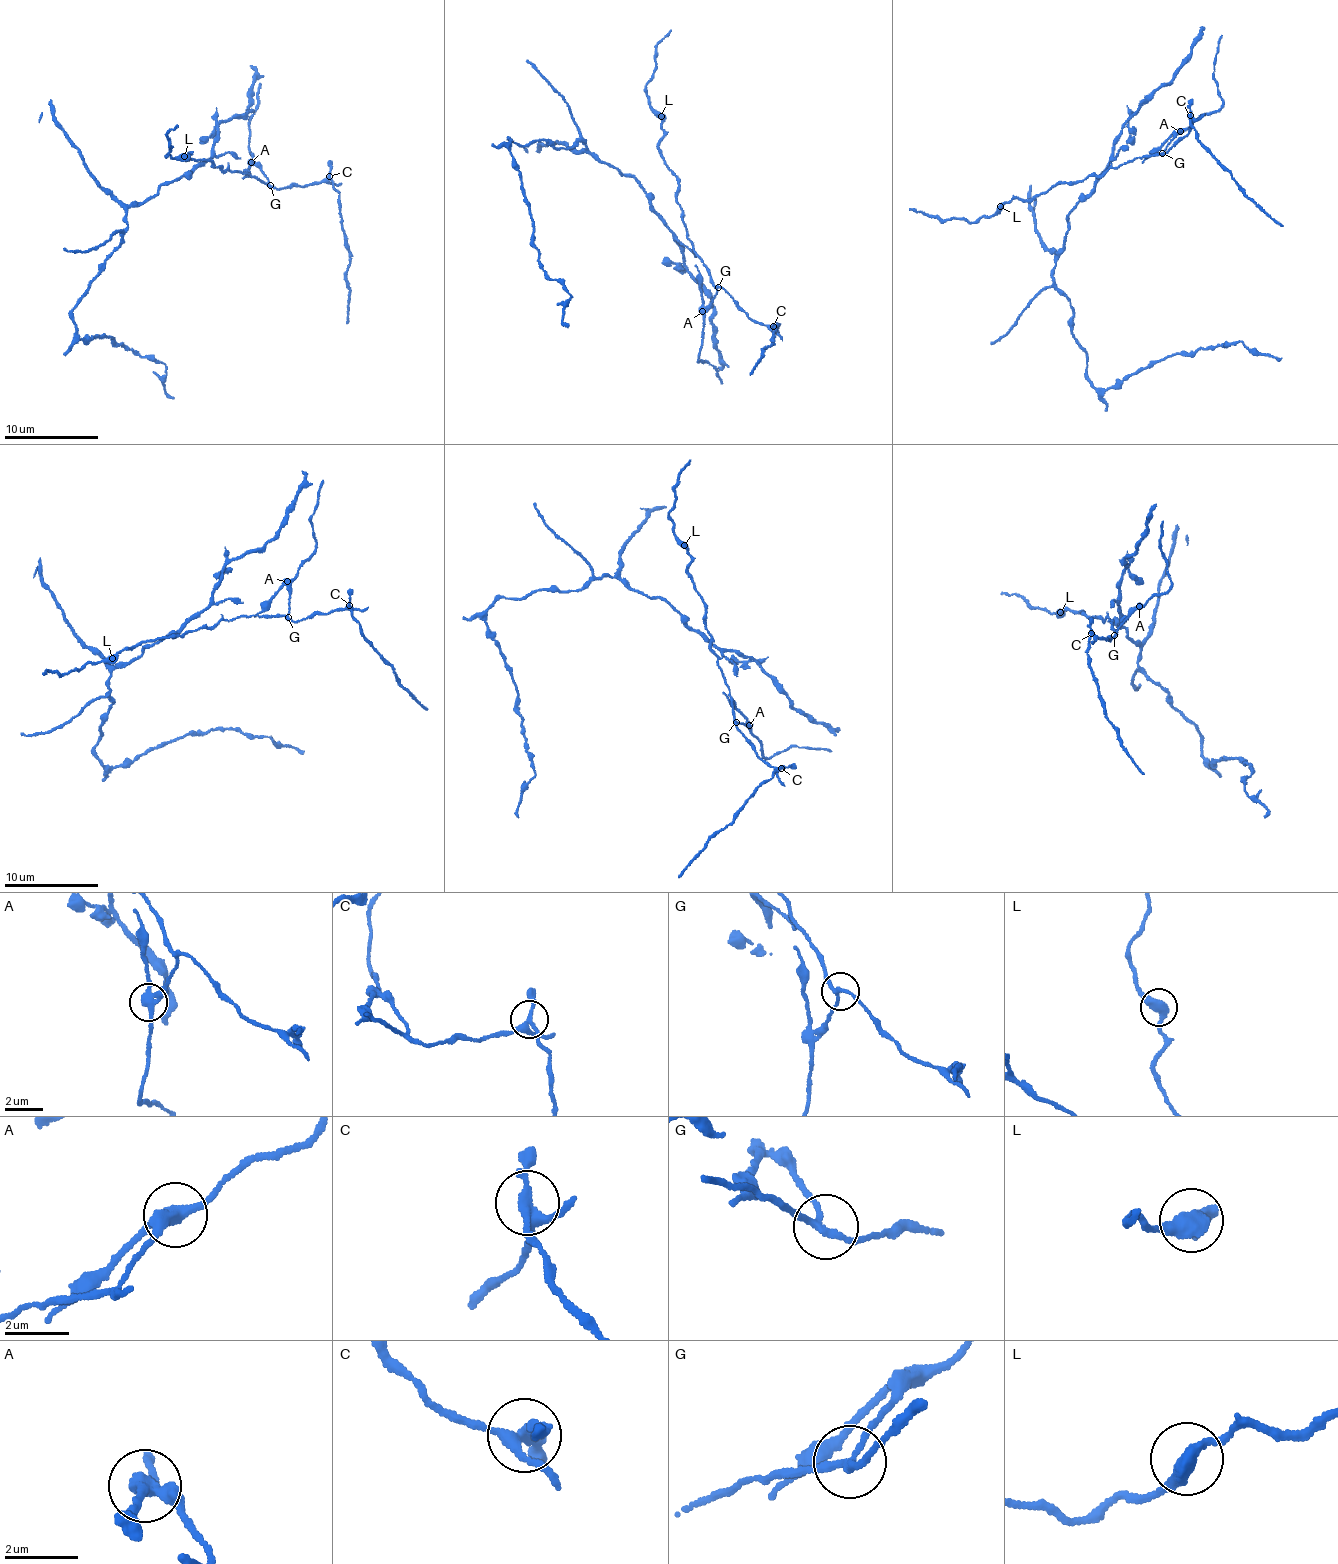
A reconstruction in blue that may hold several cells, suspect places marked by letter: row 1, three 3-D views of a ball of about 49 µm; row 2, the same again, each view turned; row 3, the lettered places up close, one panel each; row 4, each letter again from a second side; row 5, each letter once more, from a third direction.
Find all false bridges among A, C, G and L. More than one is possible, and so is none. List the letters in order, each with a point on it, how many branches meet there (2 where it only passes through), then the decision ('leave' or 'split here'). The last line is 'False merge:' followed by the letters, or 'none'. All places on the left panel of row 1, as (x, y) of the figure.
A: (251, 162) | 3 | split here
C: (329, 176) | 4 | split here
G: (270, 185) | 3 | leave
L: (184, 156) | 2 | leave
False merge: A, C

